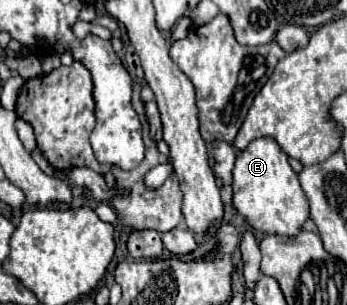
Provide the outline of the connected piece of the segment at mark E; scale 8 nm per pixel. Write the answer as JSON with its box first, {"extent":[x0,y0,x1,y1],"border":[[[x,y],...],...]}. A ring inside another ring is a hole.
{"extent":[232,137,308,237],"border":[[[268,137],[254,139],[244,151],[238,151],[232,171],[232,203],[236,211],[258,231],[294,237],[308,219],[308,201],[300,189],[298,175],[288,165],[288,155]]]}

